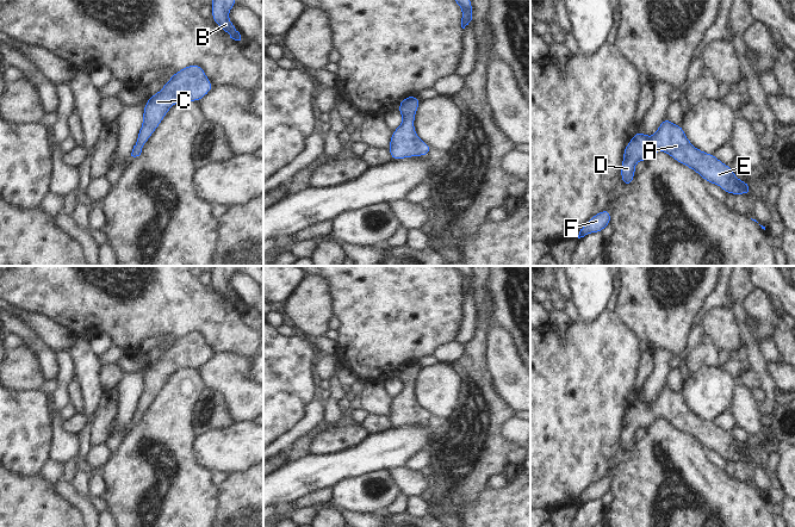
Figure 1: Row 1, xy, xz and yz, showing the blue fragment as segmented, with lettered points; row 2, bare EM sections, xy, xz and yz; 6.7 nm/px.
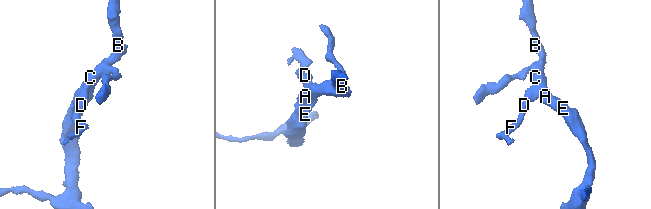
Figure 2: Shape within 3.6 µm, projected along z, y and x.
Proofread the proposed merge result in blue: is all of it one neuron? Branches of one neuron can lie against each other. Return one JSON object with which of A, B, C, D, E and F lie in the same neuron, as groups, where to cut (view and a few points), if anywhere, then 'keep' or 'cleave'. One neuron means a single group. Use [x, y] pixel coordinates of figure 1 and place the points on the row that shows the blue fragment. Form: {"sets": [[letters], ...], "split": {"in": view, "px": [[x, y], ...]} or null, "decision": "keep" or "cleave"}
{"sets": [["A", "B", "C", "D", "E", "F"]], "split": null, "decision": "keep"}

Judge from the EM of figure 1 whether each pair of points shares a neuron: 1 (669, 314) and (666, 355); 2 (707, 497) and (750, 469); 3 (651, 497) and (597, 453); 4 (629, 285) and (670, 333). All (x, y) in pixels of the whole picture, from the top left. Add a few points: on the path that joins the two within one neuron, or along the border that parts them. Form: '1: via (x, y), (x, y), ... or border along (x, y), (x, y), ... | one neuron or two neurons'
1: border along (653, 348), (669, 348), (675, 354) | two neurons
2: border along (724, 470), (750, 485) | two neurons
3: border along (612, 467), (607, 473) | two neurons
4: via (641, 297), (665, 321) | one neuron

